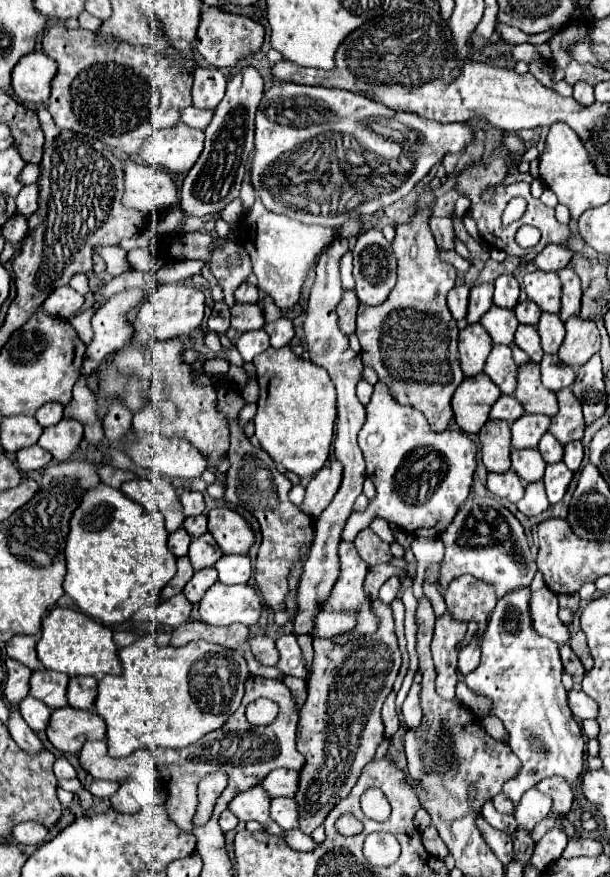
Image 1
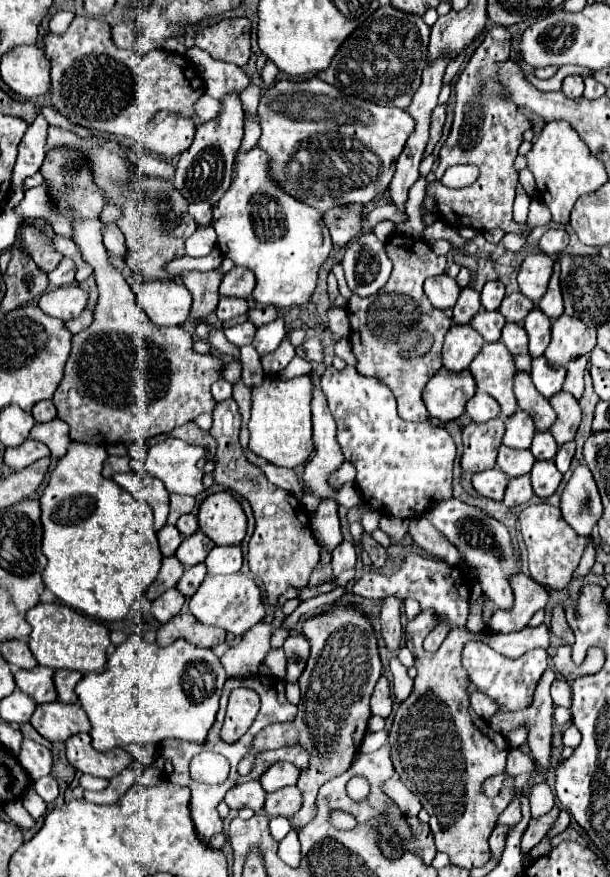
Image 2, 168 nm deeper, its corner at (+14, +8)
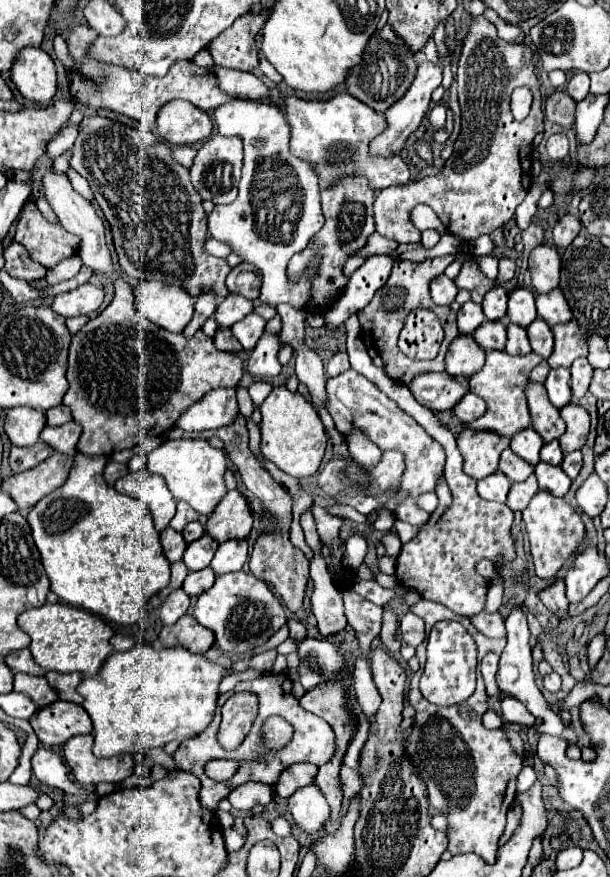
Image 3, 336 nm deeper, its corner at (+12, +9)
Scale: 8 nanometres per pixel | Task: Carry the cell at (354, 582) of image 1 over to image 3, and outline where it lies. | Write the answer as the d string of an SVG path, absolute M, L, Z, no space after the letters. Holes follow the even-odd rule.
M353 534L345 542L345 554L342 557L342 565L347 570L357 572L357 568L363 564L365 554L367 554L367 540L361 534Z

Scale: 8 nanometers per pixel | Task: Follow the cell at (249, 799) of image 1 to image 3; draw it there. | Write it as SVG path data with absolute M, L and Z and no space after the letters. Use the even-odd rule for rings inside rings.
M245 782L231 790L227 796L233 808L237 810L251 810L257 804L269 804L271 802L271 786L261 784L261 782Z

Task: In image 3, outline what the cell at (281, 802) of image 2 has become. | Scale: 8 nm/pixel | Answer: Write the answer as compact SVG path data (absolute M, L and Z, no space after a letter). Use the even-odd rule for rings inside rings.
M315 784L299 788L289 798L289 812L293 814L295 824L305 834L321 832L325 828L325 822L331 820L329 802L325 800L323 792Z

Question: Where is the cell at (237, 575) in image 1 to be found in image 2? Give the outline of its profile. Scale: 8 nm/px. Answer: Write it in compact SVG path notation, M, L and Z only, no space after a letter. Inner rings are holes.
M225 545L213 547L205 559L209 575L229 575L241 569L241 547L239 545Z

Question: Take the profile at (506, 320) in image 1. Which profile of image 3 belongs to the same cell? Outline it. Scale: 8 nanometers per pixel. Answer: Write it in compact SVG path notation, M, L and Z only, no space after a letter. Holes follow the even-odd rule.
M485 320L483 326L479 326L475 332L473 332L473 338L475 342L485 348L487 352L489 350L505 350L505 324L501 320L497 322L489 322Z

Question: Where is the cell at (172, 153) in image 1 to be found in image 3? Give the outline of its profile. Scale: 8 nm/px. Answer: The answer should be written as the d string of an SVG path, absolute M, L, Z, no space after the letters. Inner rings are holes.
M167 102L157 114L159 136L169 144L205 142L213 132L211 116L191 102Z

